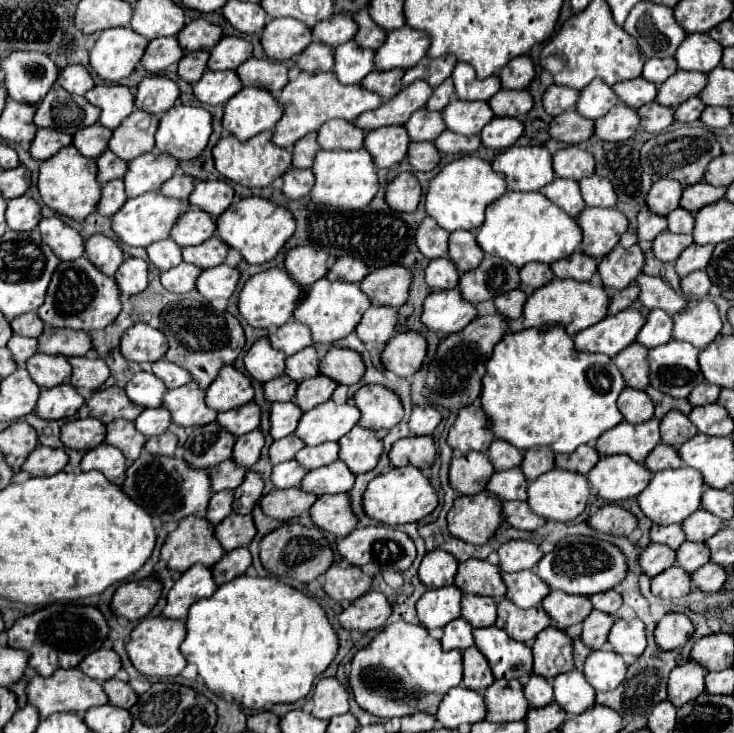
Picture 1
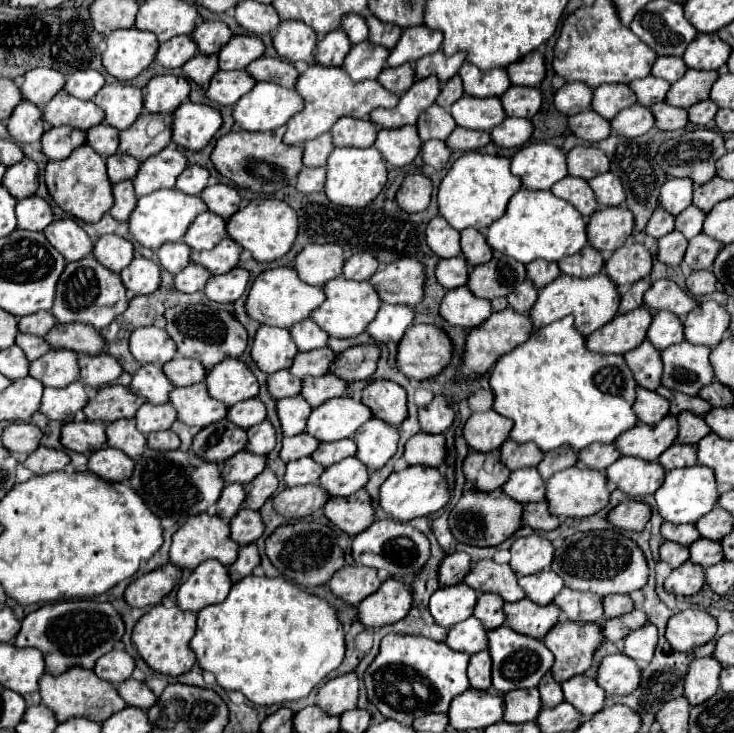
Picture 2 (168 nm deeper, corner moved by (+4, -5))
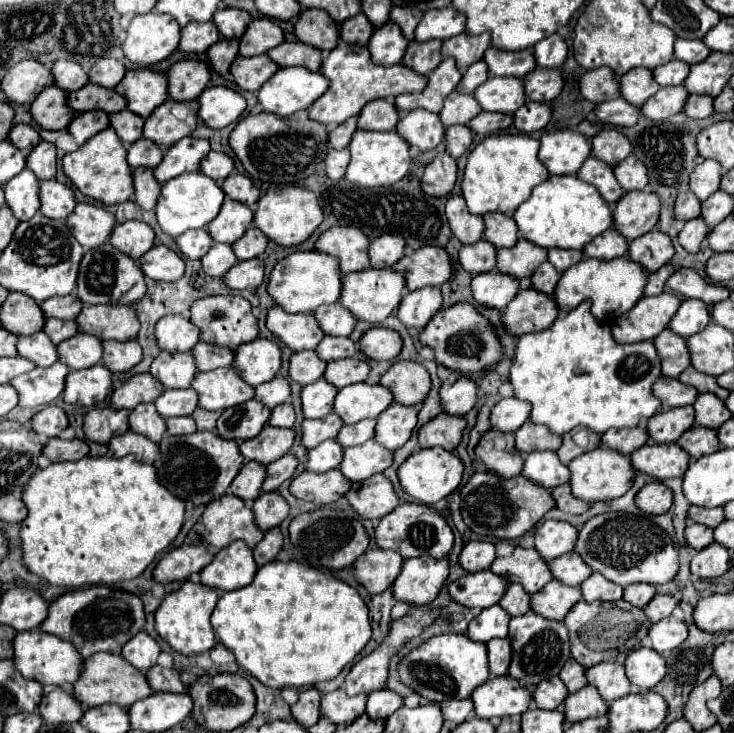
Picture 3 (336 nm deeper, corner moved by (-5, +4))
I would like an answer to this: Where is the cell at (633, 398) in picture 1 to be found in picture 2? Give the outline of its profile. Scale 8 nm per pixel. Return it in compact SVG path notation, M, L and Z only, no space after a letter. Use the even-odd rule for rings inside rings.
M638 387L638 395L634 401L634 413L638 415L638 421L654 425L668 413L668 399L660 397L654 391Z

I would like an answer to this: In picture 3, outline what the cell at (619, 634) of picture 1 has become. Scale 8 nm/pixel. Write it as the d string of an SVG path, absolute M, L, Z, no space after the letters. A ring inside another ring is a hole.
M677 608L671 618L663 618L649 628L651 648L659 654L667 654L679 648L687 638L687 624L683 620L683 610Z

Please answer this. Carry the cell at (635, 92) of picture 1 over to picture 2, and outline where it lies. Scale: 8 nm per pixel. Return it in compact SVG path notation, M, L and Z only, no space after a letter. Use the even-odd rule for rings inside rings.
M650 75L650 77L644 77L644 79L636 79L628 87L634 91L634 95L636 95L636 99L638 99L640 105L650 107L654 103L664 101L664 95L670 89L670 83L666 83L666 81L656 79L656 77Z

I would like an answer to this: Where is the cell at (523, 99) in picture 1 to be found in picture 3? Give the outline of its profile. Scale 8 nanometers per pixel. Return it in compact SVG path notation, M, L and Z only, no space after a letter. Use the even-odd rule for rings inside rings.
M535 68L523 80L525 80L527 98L535 100L535 102L555 100L561 94L563 84L565 84L561 70L539 70L539 68Z

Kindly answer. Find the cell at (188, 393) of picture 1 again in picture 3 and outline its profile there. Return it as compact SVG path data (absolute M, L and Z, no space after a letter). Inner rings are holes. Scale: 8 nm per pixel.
M235 366L199 372L191 388L197 390L199 406L205 410L225 410L255 398L255 388L235 374Z

